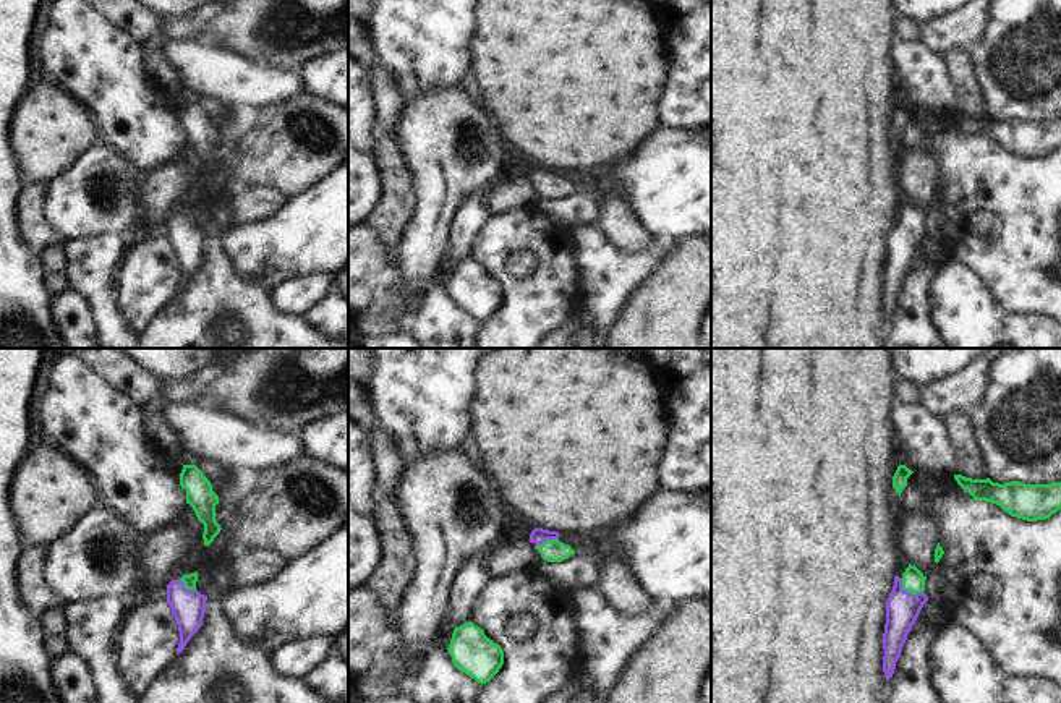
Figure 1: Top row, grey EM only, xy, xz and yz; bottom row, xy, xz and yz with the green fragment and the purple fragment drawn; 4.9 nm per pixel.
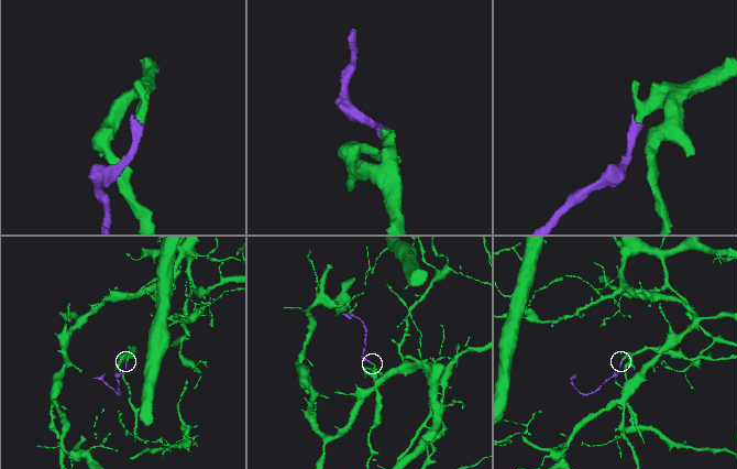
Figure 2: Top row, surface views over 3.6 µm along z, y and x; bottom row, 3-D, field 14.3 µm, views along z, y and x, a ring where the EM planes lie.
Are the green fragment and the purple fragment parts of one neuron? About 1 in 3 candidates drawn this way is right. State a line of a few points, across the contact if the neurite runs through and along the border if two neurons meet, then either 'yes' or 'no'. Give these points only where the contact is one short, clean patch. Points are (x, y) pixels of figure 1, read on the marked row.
line yz (912, 580), (907, 590), (903, 608); yes

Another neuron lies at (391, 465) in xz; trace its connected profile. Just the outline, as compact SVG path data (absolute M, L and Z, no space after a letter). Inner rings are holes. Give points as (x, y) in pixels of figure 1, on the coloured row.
M381 421L373 432L374 452L377 454L376 470L379 473L377 486L390 494L397 502L397 492L403 483L407 458L398 437L390 432Z

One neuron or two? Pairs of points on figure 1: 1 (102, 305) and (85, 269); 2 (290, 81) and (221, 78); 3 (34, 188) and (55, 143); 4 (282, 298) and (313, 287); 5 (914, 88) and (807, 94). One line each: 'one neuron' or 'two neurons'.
1: one neuron
2: one neuron
3: two neurons
4: one neuron
5: two neurons

